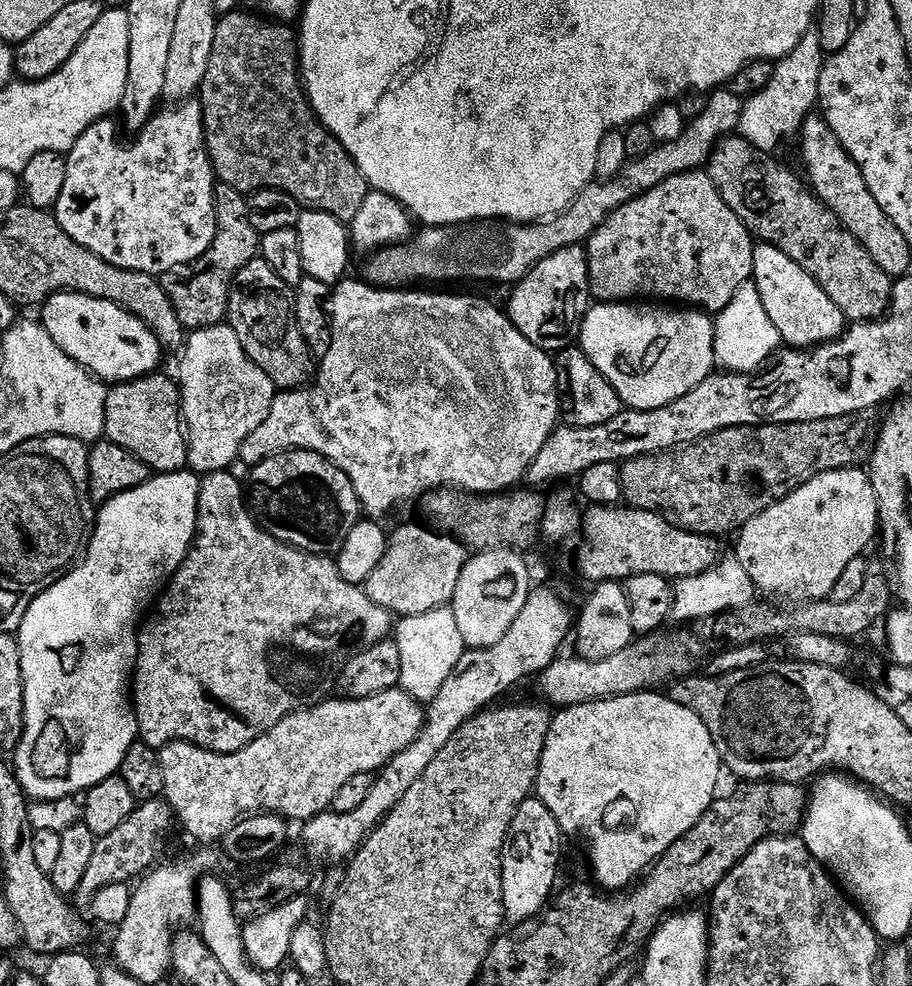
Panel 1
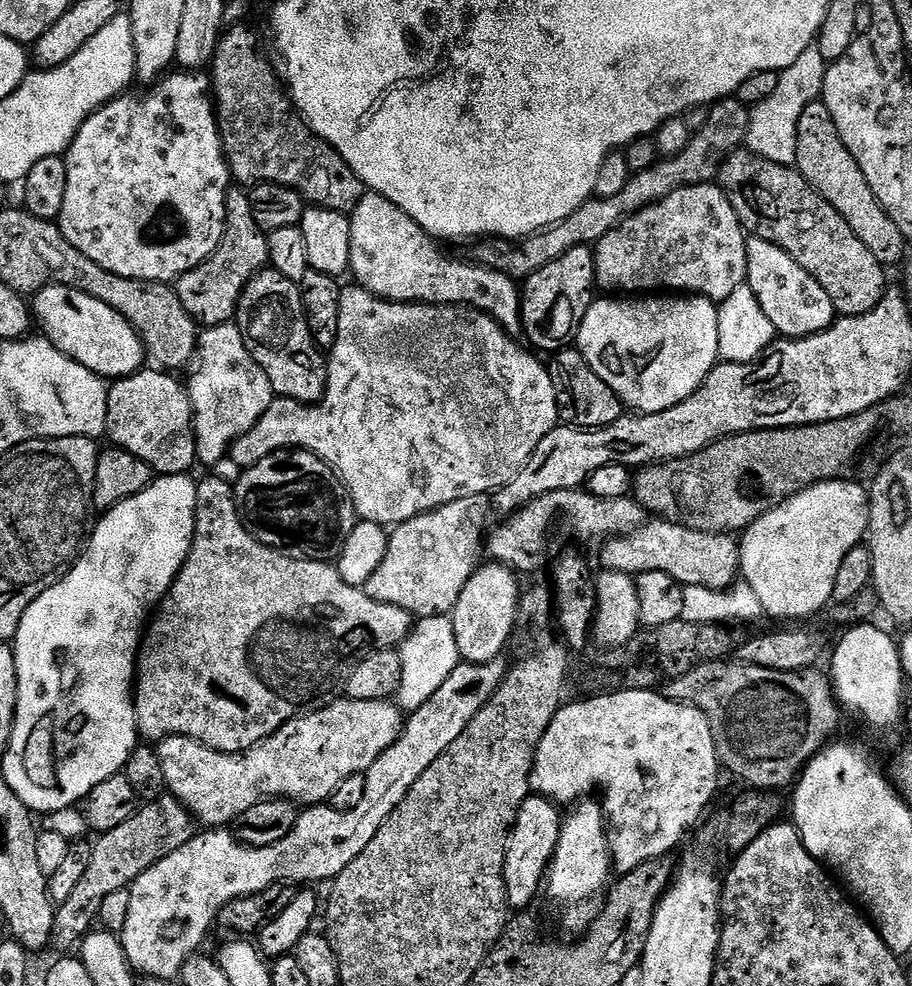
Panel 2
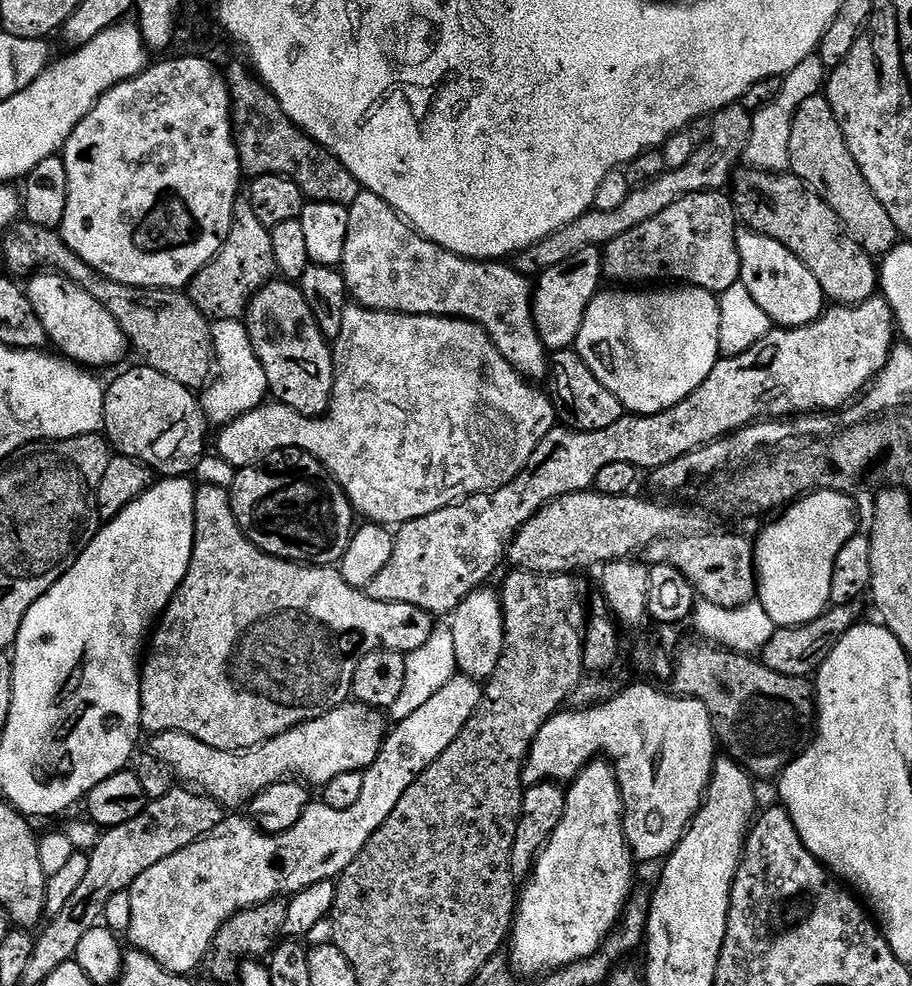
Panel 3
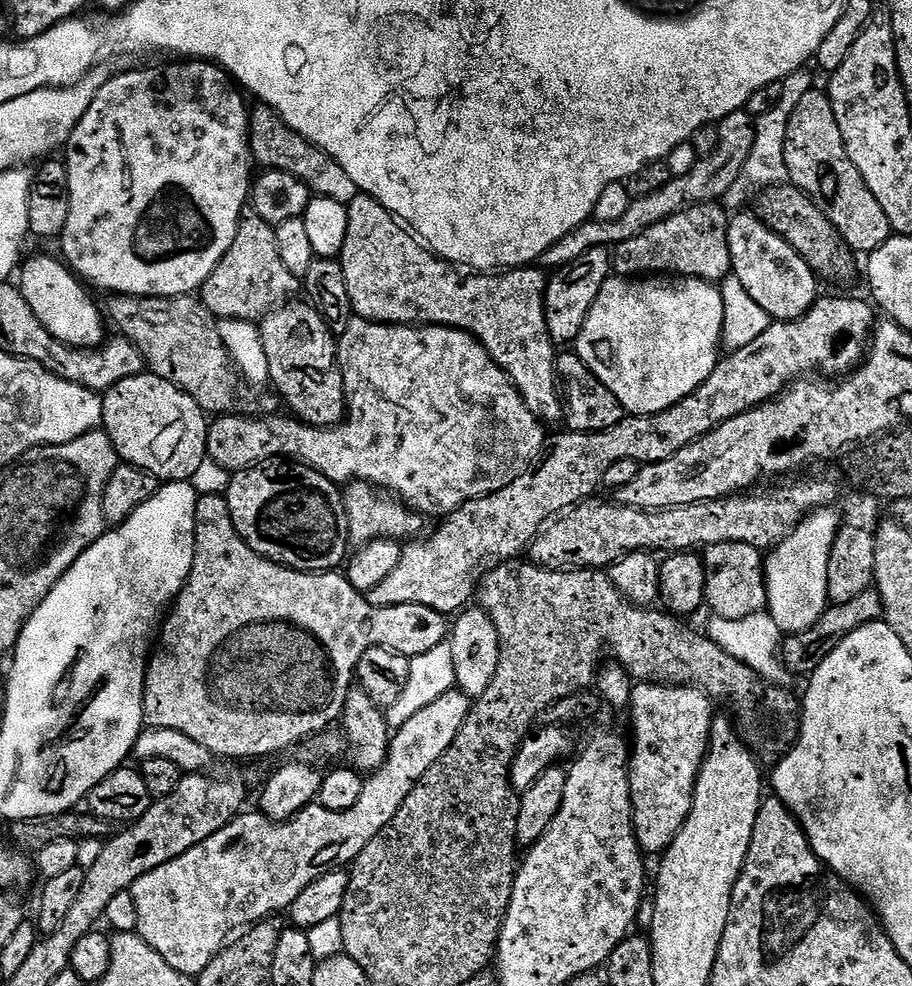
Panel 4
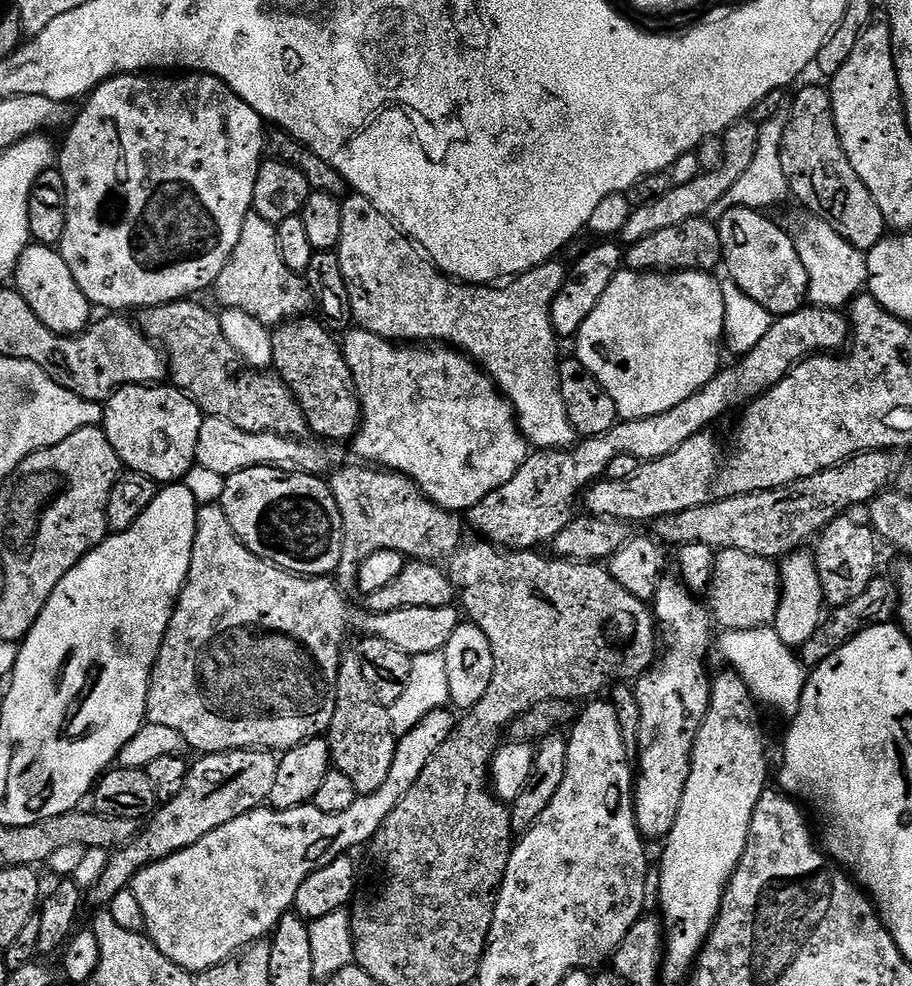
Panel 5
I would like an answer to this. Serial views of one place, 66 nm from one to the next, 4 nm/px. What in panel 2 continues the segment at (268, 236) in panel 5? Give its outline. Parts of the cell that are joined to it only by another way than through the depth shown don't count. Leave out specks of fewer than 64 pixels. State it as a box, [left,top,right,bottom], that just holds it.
[174,187,269,328]

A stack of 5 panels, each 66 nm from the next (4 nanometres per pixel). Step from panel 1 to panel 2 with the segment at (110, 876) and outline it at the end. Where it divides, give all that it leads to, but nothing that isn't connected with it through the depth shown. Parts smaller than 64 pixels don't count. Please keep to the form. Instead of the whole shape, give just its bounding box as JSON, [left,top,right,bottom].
[52,794,197,949]

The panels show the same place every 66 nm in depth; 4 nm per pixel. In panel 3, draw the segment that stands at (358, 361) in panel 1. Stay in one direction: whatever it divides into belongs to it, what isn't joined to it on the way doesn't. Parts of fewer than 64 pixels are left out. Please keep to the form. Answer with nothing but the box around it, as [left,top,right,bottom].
[215,302,558,526]

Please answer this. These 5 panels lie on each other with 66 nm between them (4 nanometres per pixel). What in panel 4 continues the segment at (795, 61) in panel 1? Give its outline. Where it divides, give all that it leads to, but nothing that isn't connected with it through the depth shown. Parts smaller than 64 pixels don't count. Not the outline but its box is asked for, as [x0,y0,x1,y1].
[722,70,813,210]

